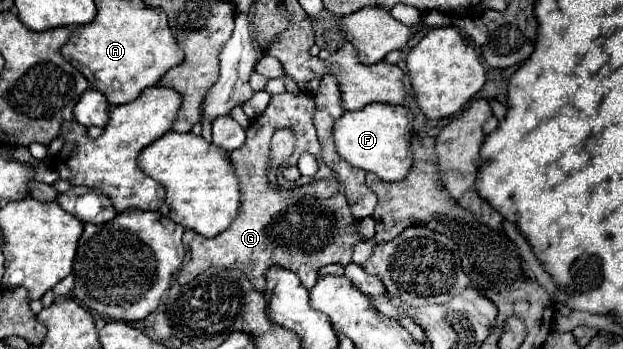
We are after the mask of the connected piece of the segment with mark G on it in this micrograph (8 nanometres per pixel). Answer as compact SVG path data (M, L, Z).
M276 94L272 96L266 110L250 124L246 130L244 146L236 148L230 158L238 166L238 176L242 178L242 214L228 230L210 240L192 240L190 242L190 260L180 270L178 282L186 284L194 280L200 272L210 266L238 268L248 274L256 290L266 288L266 274L270 268L278 266L294 272L302 286L310 290L316 284L318 270L326 264L350 264L354 244L362 242L358 234L358 218L350 212L348 206L330 204L330 200L316 200L310 196L290 196L280 190L274 190L270 184L270 140L274 130L290 126L296 130L296 136L314 136L314 96L300 94Z

